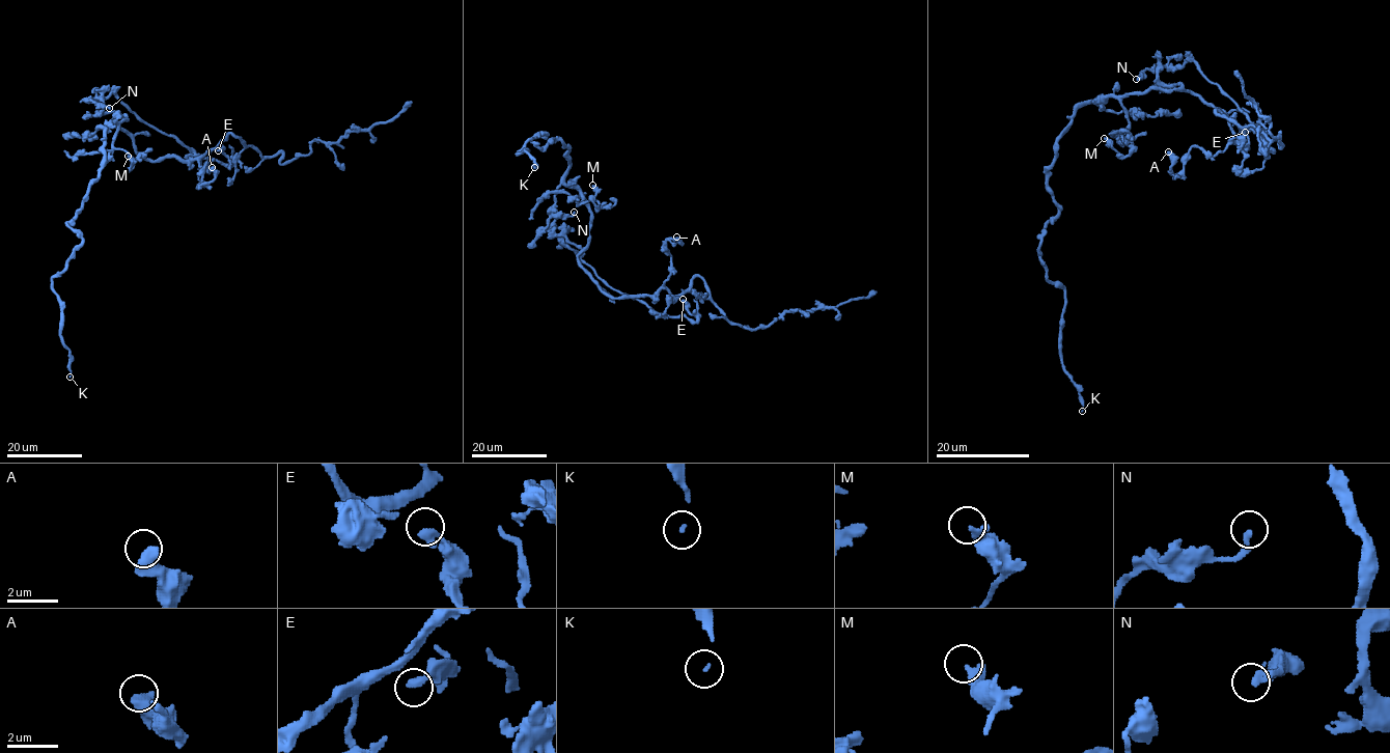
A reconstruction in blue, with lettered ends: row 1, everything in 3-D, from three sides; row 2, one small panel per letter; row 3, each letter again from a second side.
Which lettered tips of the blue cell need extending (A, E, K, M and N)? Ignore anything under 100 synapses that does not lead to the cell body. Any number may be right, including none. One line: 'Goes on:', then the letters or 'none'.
Goes on: none

